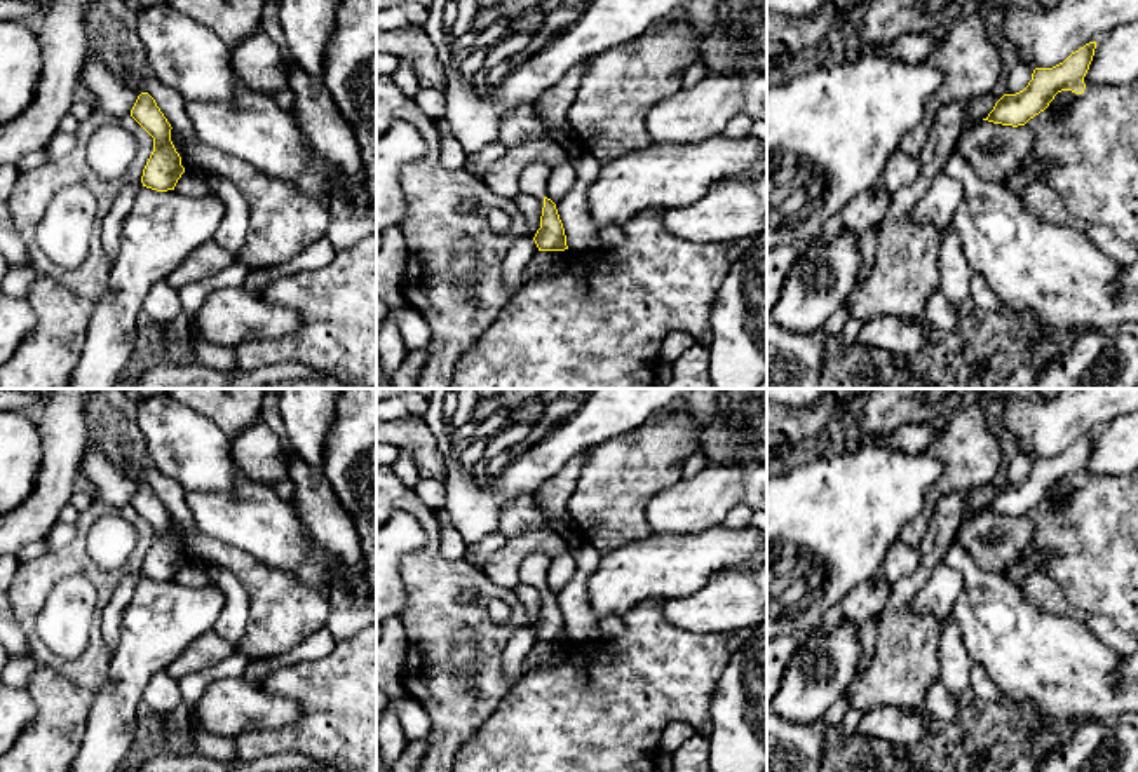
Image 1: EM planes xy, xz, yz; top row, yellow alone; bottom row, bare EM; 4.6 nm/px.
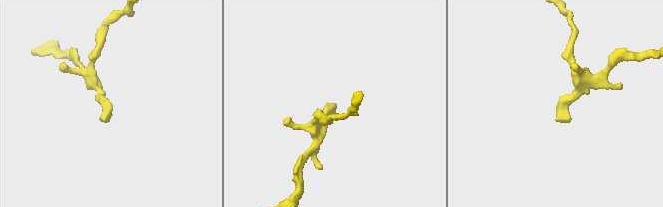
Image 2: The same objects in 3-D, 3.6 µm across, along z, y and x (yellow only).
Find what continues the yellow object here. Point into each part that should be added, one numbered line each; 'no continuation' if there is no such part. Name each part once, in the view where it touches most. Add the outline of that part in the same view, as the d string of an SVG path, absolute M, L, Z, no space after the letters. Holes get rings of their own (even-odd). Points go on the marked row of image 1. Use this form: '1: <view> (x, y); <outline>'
no continuation

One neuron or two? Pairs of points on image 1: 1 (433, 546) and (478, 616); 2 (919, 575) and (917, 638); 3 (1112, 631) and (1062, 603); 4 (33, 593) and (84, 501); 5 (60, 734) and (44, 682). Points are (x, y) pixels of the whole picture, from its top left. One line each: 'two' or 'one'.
1: one
2: one
3: one
4: two
5: one

